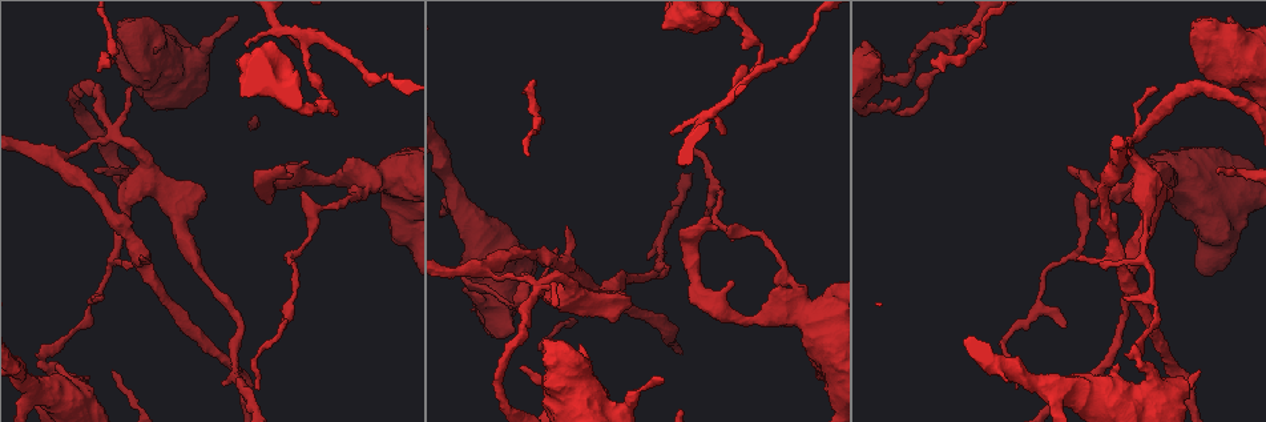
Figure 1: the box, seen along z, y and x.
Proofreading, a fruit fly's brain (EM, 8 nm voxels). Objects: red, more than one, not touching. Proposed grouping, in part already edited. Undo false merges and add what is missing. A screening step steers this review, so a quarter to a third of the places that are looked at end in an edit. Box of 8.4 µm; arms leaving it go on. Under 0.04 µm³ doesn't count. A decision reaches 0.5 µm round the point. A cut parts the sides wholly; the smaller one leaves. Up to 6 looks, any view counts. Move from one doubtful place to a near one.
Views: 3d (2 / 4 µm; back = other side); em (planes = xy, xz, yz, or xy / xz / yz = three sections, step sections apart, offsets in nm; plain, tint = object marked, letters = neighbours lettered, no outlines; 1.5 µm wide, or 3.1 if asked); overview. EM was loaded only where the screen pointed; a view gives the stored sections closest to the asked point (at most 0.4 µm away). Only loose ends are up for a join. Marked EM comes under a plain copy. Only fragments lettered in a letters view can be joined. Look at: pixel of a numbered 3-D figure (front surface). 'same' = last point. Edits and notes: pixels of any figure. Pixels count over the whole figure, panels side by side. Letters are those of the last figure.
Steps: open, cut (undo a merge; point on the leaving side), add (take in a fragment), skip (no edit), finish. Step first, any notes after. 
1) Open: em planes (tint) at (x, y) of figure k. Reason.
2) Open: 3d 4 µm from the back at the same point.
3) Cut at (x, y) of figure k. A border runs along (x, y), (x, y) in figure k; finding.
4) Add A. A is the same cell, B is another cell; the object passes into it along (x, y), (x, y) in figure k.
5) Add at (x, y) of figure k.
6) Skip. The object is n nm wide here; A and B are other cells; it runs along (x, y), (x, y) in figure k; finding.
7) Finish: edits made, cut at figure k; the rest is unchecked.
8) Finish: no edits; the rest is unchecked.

Open: em yz step 4 (tint) at (104, 298) of figure 1. Thin end.

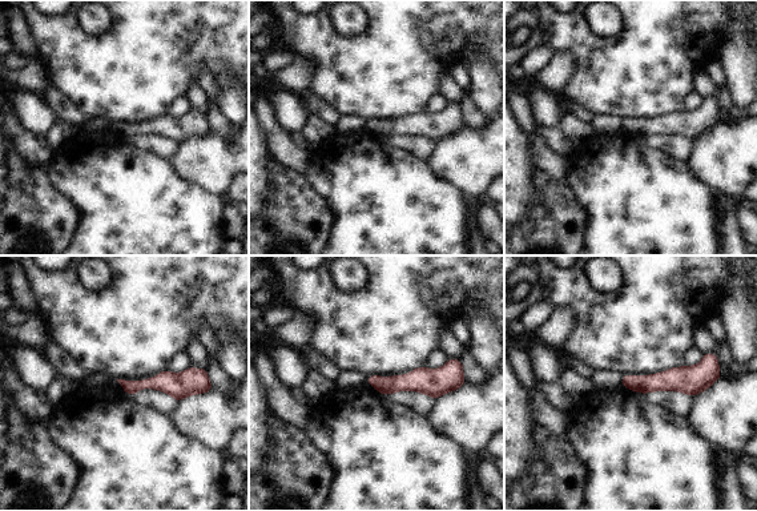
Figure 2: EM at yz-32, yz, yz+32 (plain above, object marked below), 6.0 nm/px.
Open: em yz step 4 (letters) at the same point.

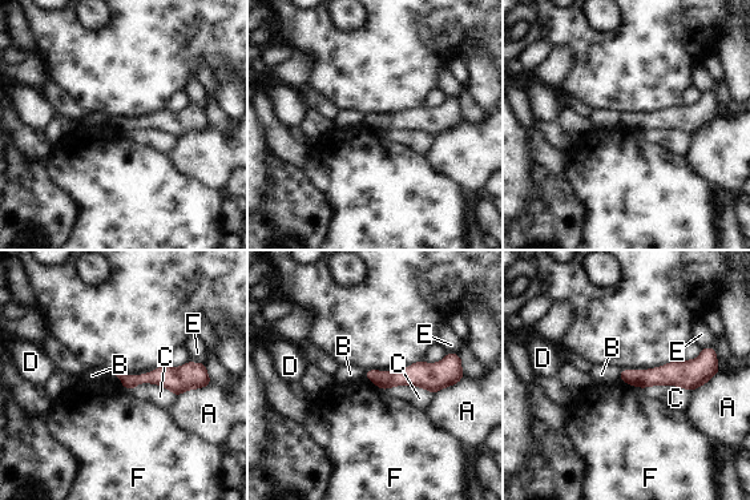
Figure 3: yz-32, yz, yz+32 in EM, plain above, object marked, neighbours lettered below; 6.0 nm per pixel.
Skip. A, B, C, D, E and F are other cells; none of them fits.

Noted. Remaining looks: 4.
Open: 3d 2 µm at (44, 360) of figure 1. Sudden change in width.

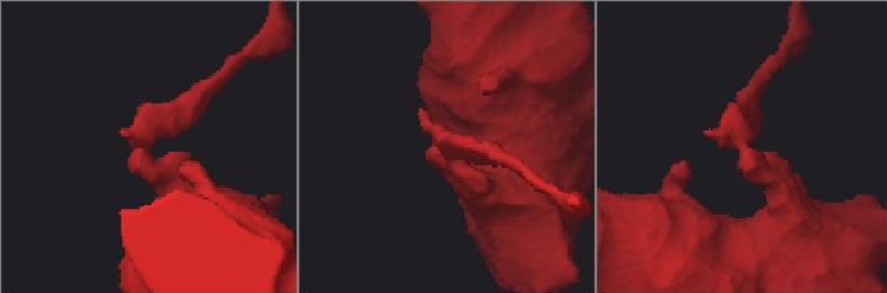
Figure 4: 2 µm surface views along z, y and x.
Open: em planes (tint) at (438, 152) of figure 4. Now the EM.

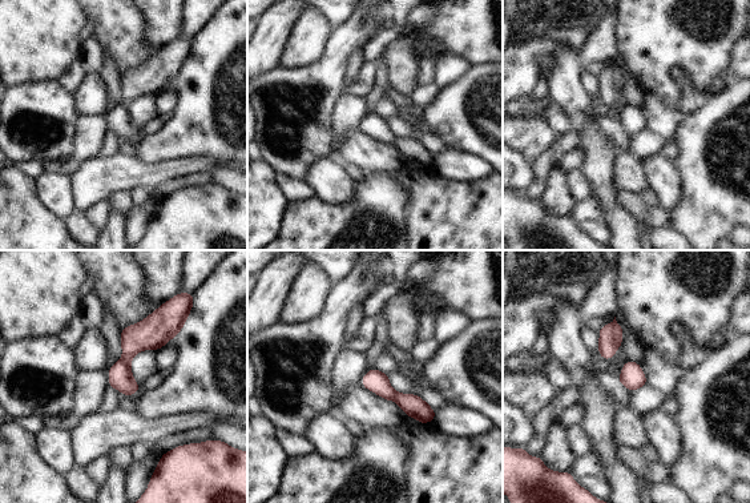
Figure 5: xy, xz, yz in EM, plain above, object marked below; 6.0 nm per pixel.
Open: em planes (letters) at the same point.

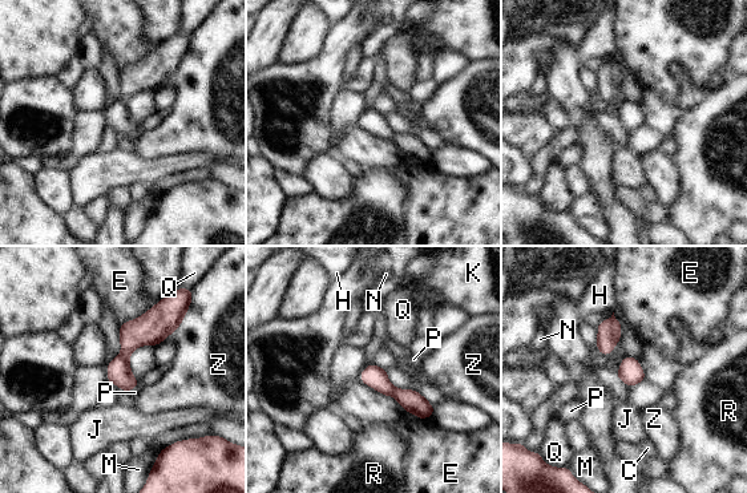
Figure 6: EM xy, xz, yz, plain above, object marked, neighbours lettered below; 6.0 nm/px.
Cut at (150, 328) of figure 6. C, E, H, J, K, M, N, P, Q, R and Z are other cells; a border runs along (120, 355), (128, 359) in figure 6; a second neuron is stuck on.

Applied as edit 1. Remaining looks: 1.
Finish: edits made, cut at figure 6; the rest is unchecked.

